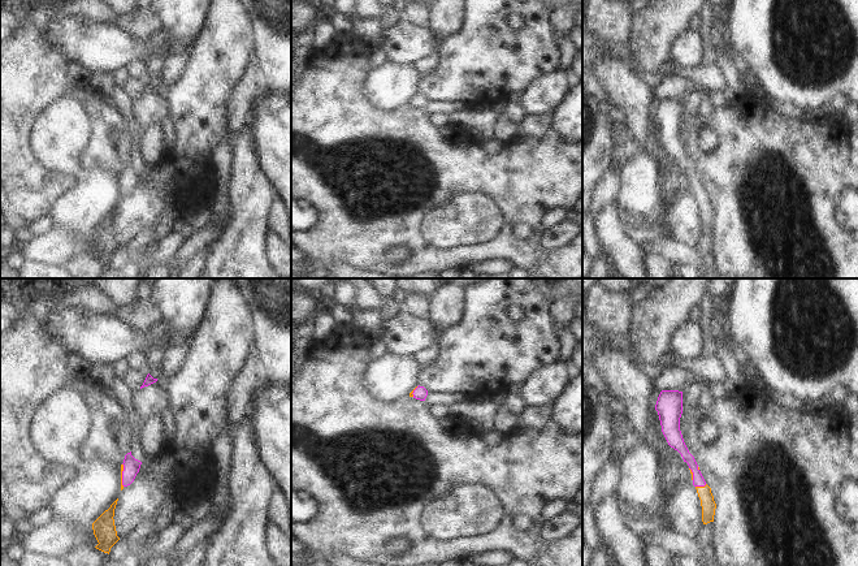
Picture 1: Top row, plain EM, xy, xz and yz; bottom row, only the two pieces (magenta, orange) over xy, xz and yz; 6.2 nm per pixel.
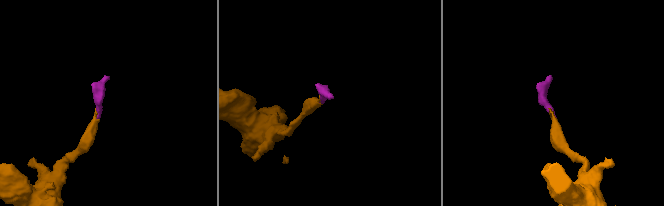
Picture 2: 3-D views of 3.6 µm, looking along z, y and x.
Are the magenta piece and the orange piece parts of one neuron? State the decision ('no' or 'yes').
yes

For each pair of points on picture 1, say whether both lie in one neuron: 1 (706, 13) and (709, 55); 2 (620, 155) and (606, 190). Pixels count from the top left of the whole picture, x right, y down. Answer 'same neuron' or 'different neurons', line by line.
1: same neuron
2: same neuron

